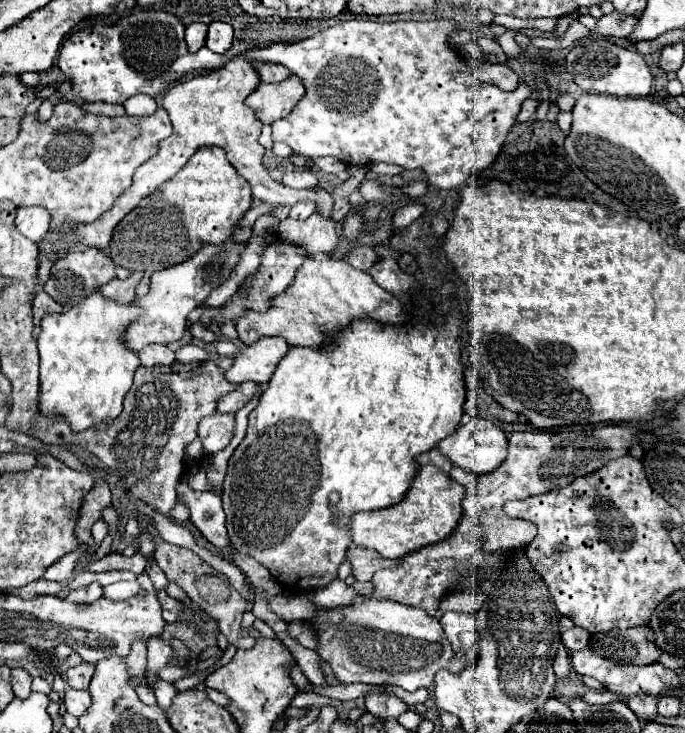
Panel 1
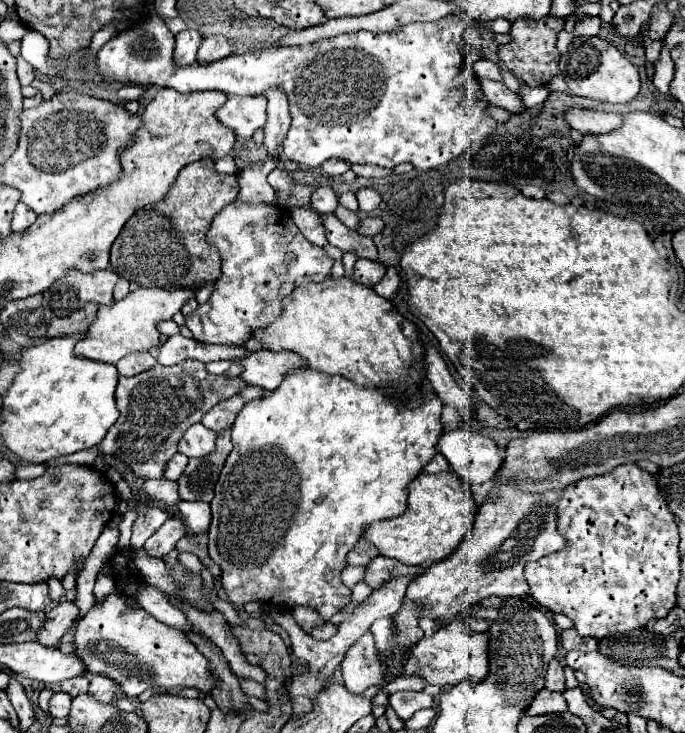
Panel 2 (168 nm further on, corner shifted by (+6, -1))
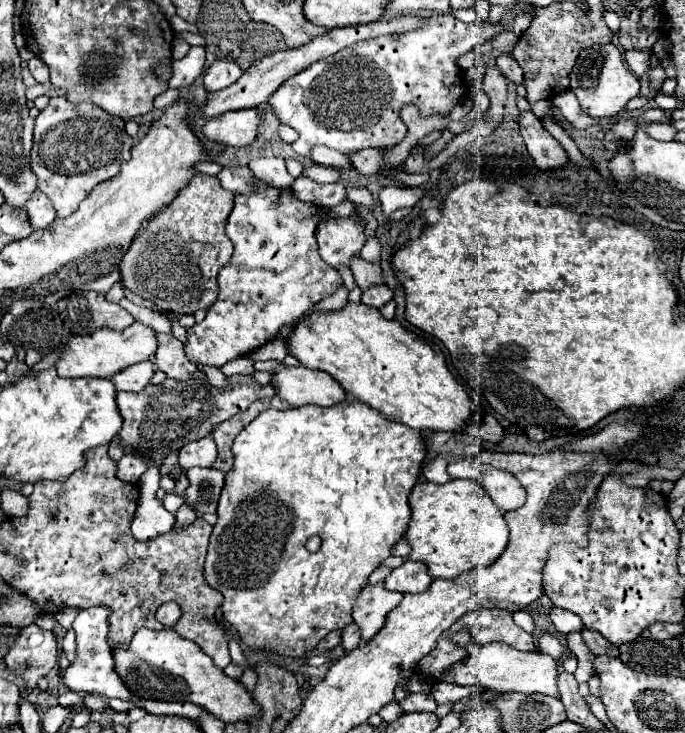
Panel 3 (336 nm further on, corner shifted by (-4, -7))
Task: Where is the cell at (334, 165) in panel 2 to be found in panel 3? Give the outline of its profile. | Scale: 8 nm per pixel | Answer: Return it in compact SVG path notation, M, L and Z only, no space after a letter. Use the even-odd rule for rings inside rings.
M314 146L312 152L310 152L310 158L316 164L322 164L322 166L334 166L334 168L340 168L340 170L348 170L350 168L350 162L348 162L348 158L342 152L326 148L326 146Z

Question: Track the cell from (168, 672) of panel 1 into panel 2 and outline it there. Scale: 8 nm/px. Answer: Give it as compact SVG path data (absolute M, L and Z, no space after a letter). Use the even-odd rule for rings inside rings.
M90 674L88 694L96 696L102 702L112 702L118 696L118 692L120 692L120 688L118 688L118 684L114 684L114 680L110 680L110 676Z

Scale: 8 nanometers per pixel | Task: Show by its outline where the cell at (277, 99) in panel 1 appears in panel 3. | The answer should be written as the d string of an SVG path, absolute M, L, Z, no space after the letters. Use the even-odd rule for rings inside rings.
M254 108L236 110L222 114L218 118L210 118L202 126L202 134L210 142L218 142L232 148L242 148L254 142L260 126L260 112Z

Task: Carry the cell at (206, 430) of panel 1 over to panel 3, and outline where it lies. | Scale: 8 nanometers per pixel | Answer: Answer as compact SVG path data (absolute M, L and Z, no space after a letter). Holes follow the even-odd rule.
M210 436L202 438L202 440L196 440L196 442L190 442L188 446L182 446L180 448L180 468L182 470L190 470L194 466L200 466L200 468L208 468L216 462L216 444Z

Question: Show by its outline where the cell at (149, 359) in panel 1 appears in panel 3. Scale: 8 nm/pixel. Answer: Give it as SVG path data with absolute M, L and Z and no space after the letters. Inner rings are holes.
M140 362L136 366L128 366L120 374L112 376L112 384L116 386L116 392L140 392L150 382L154 374L152 362Z

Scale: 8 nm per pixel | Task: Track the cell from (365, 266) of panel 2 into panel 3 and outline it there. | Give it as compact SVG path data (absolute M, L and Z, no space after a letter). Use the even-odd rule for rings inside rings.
M372 286L362 292L362 302L372 308L382 308L392 300L392 290L388 286Z

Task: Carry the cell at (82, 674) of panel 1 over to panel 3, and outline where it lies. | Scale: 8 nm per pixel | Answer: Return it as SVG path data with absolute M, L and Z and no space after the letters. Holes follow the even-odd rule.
M86 694L84 702L86 702L86 706L88 706L90 710L98 710L98 712L102 712L102 710L108 708L108 700L102 698L102 696L96 696L96 694Z

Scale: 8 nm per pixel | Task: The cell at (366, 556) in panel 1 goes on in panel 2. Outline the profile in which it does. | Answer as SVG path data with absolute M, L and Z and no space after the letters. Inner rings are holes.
M376 556L366 566L362 582L366 582L370 588L380 588L384 582L388 582L398 572L420 576L424 572L424 568L422 566L406 566L398 560L392 560L392 558L386 558L386 556Z

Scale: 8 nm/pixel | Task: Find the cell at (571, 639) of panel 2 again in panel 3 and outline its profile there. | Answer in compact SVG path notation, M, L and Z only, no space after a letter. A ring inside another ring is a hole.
M582 630L582 636L584 636L584 642L588 644L588 648L592 650L592 654L600 656L600 654L606 654L606 656L618 656L618 646L614 646L612 642L608 642L602 634L596 634L594 630Z

